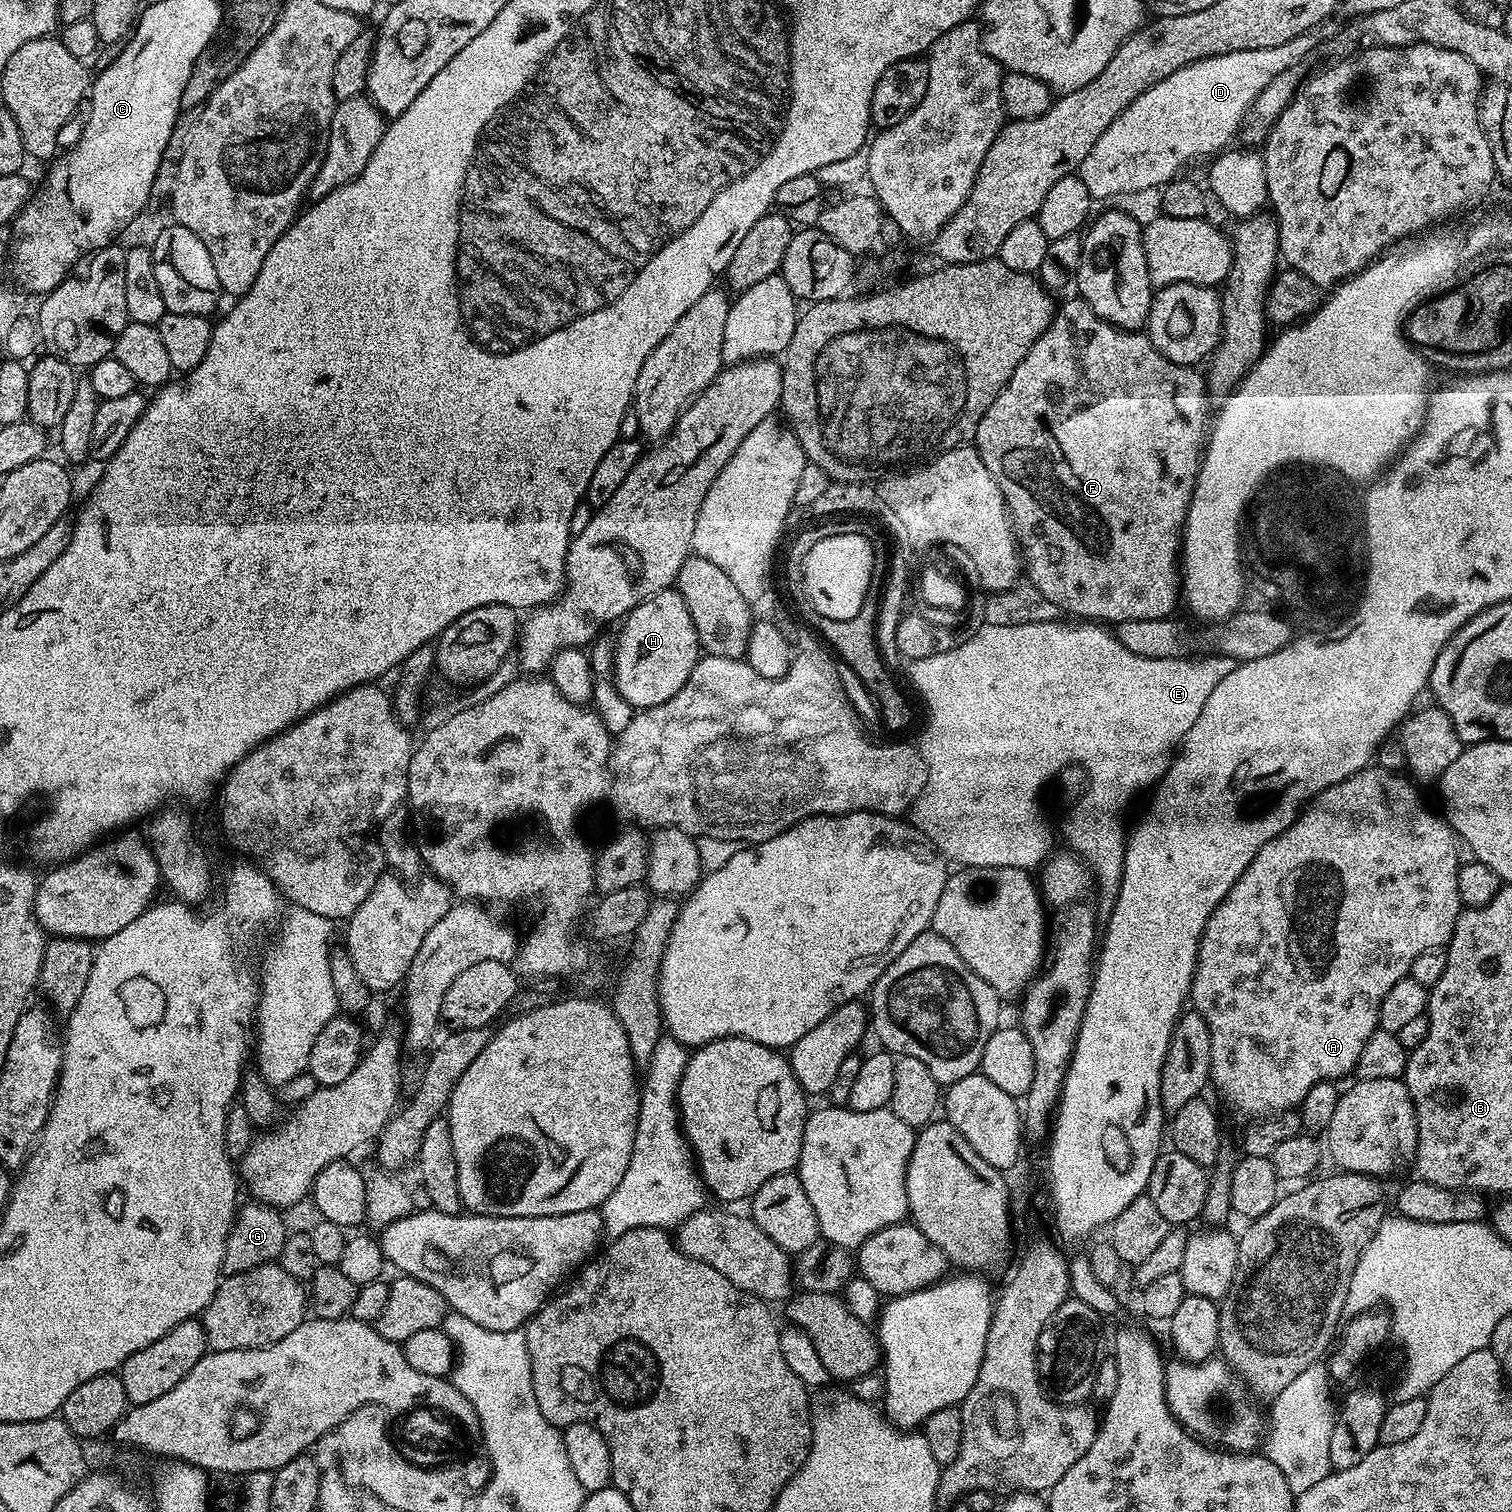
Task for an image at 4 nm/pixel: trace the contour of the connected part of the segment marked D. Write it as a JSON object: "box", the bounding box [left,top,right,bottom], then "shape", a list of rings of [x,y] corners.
{"box":[1078,27,1329,201],"shape":[[[1327,27],[1313,28],[1304,32],[1298,38],[1286,42],[1282,46],[1270,46],[1262,50],[1234,50],[1230,54],[1218,54],[1210,58],[1202,58],[1182,66],[1182,70],[1174,70],[1162,82],[1150,86],[1094,142],[1090,154],[1080,163],[1078,174],[1082,182],[1086,182],[1086,190],[1090,190],[1093,201],[1108,200],[1111,196],[1128,196],[1131,192],[1148,192],[1151,188],[1163,189],[1165,184],[1177,179],[1187,164],[1200,160],[1203,156],[1211,157],[1229,147],[1228,144],[1236,136],[1236,131],[1249,119],[1250,113],[1256,106],[1258,94],[1278,78],[1287,68],[1295,68],[1303,56],[1308,56],[1312,48],[1316,48],[1329,39]]]}

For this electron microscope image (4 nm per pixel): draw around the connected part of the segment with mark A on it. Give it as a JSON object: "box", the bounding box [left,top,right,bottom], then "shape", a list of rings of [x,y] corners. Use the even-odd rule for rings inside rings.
{"box":[1190,766,1462,1118],"shape":[[[1369,766],[1360,772],[1348,776],[1342,782],[1338,782],[1334,786],[1327,788],[1325,792],[1320,793],[1303,812],[1300,813],[1298,819],[1287,828],[1282,834],[1278,834],[1278,838],[1274,838],[1270,842],[1266,842],[1266,846],[1262,846],[1262,850],[1258,850],[1258,854],[1254,858],[1254,862],[1250,862],[1250,866],[1246,866],[1246,870],[1242,874],[1242,878],[1238,878],[1238,882],[1234,882],[1234,886],[1226,894],[1226,898],[1214,910],[1214,914],[1210,914],[1210,918],[1204,927],[1204,933],[1200,939],[1200,949],[1198,950],[1198,958],[1196,959],[1196,973],[1192,979],[1192,990],[1190,993],[1190,1004],[1195,1012],[1202,1014],[1202,1018],[1206,1018],[1206,1026],[1210,1026],[1210,1084],[1214,1089],[1220,1091],[1220,1096],[1237,1112],[1240,1116],[1252,1116],[1248,1118],[1268,1118],[1273,1114],[1283,1114],[1289,1110],[1295,1109],[1302,1102],[1302,1098],[1306,1098],[1306,1090],[1310,1090],[1310,1086],[1314,1086],[1319,1080],[1331,1080],[1340,1082],[1344,1075],[1351,1073],[1355,1069],[1358,1062],[1358,1054],[1362,1054],[1362,1046],[1366,1046],[1366,1042],[1370,1038],[1370,1034],[1378,1031],[1380,1026],[1380,1007],[1382,1006],[1382,998],[1386,998],[1386,993],[1394,986],[1394,982],[1405,979],[1412,971],[1412,963],[1414,958],[1418,958],[1418,954],[1426,954],[1427,952],[1435,952],[1443,949],[1448,941],[1452,939],[1456,923],[1462,911],[1460,895],[1458,894],[1458,874],[1460,873],[1460,865],[1462,857],[1456,853],[1456,844],[1458,845],[1458,837],[1452,831],[1452,825],[1439,811],[1436,812],[1407,784],[1402,778],[1403,775],[1397,774],[1395,771],[1388,771],[1379,766]]]}

